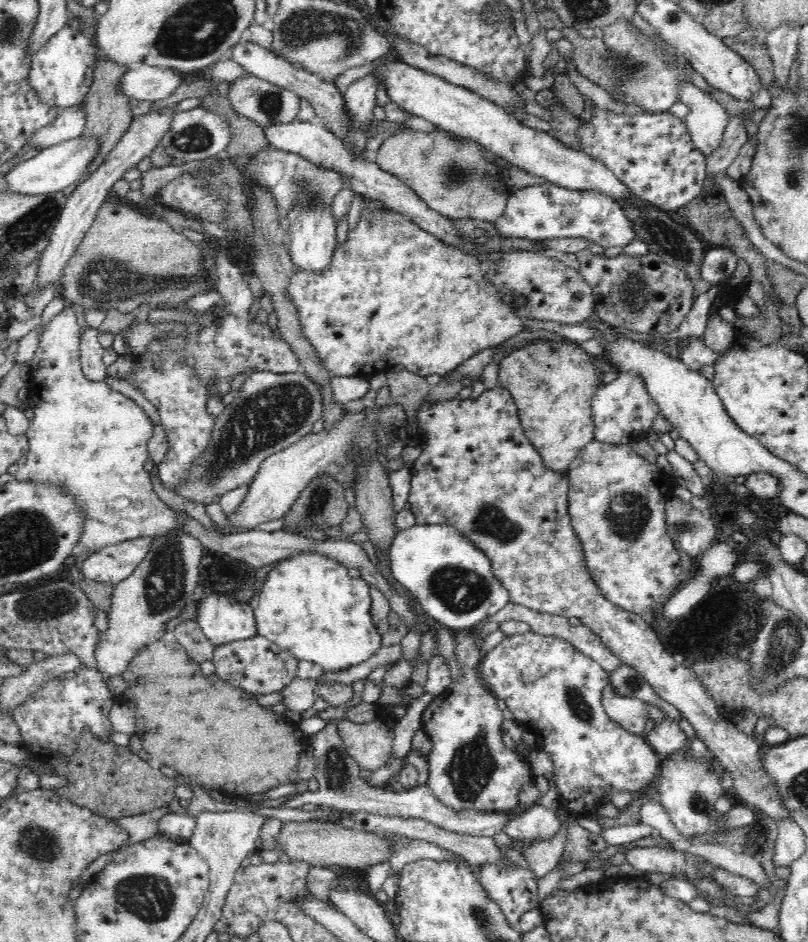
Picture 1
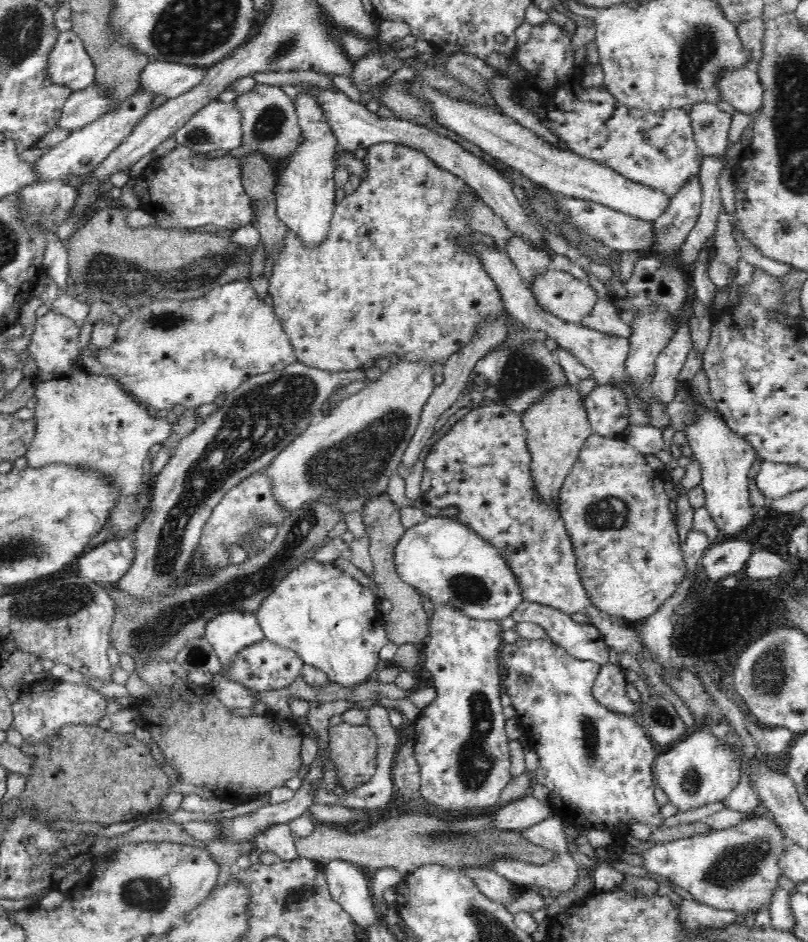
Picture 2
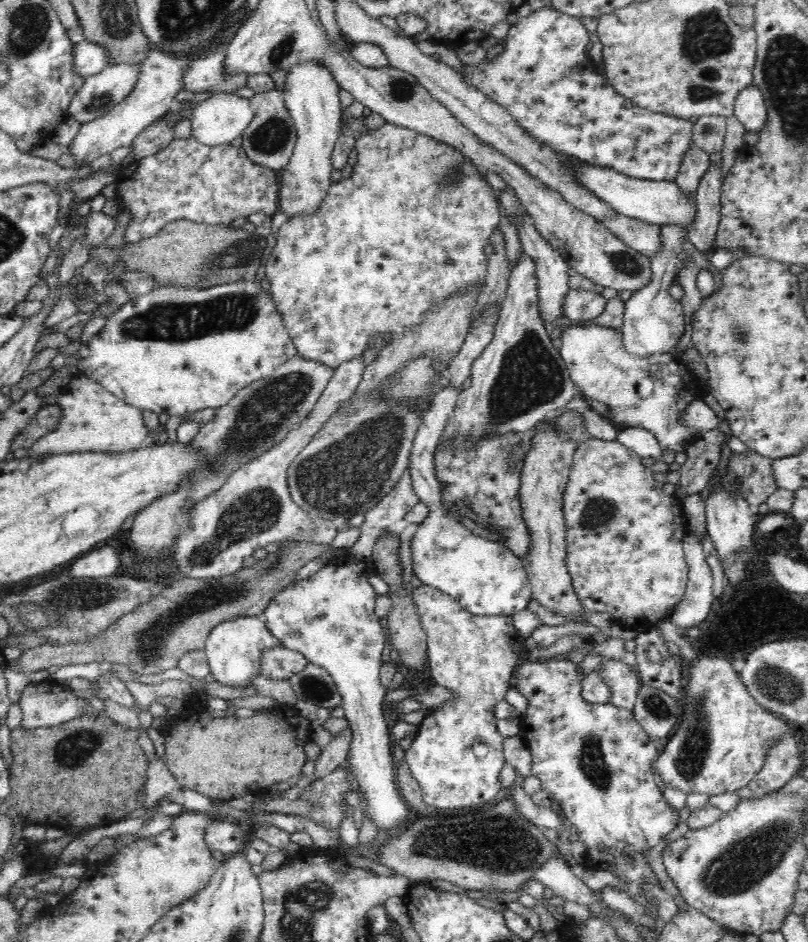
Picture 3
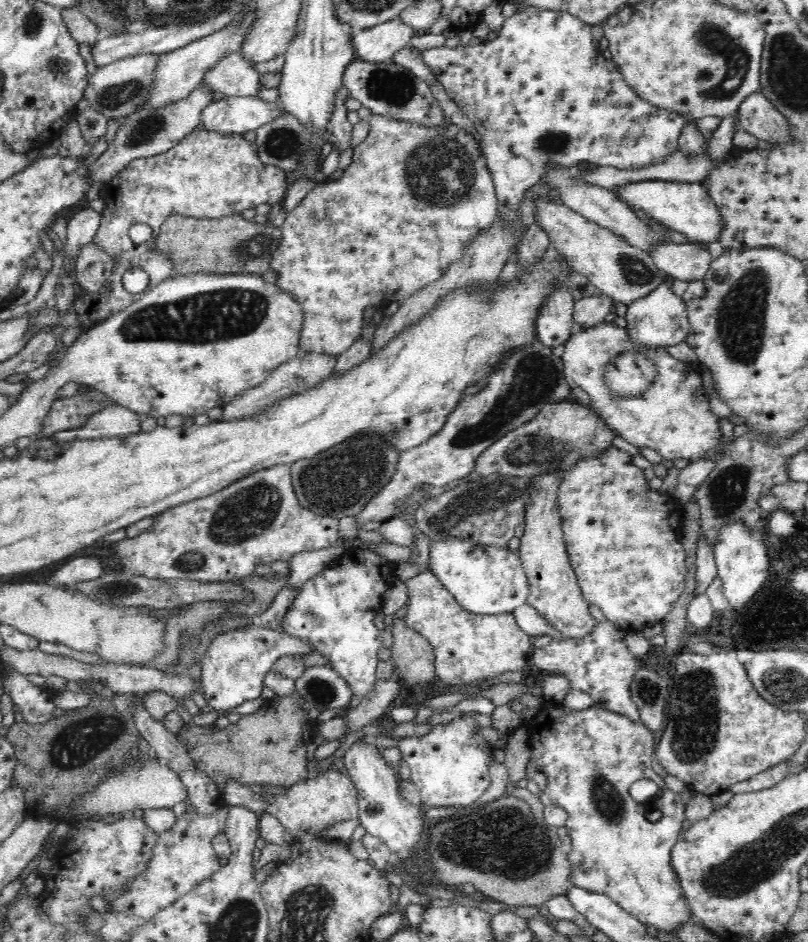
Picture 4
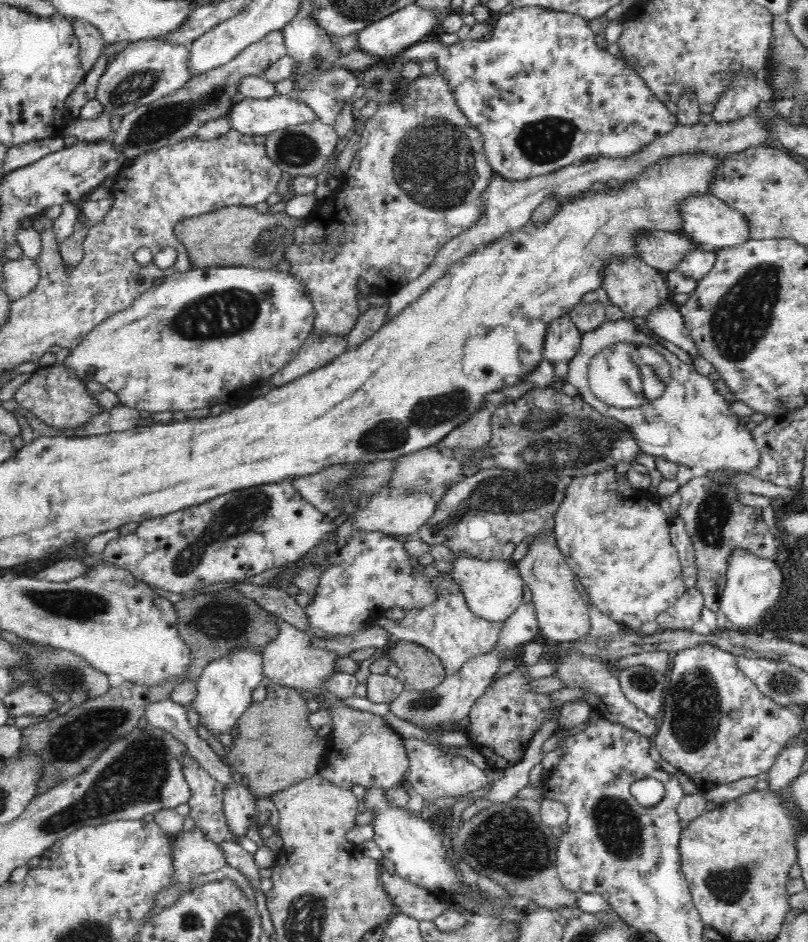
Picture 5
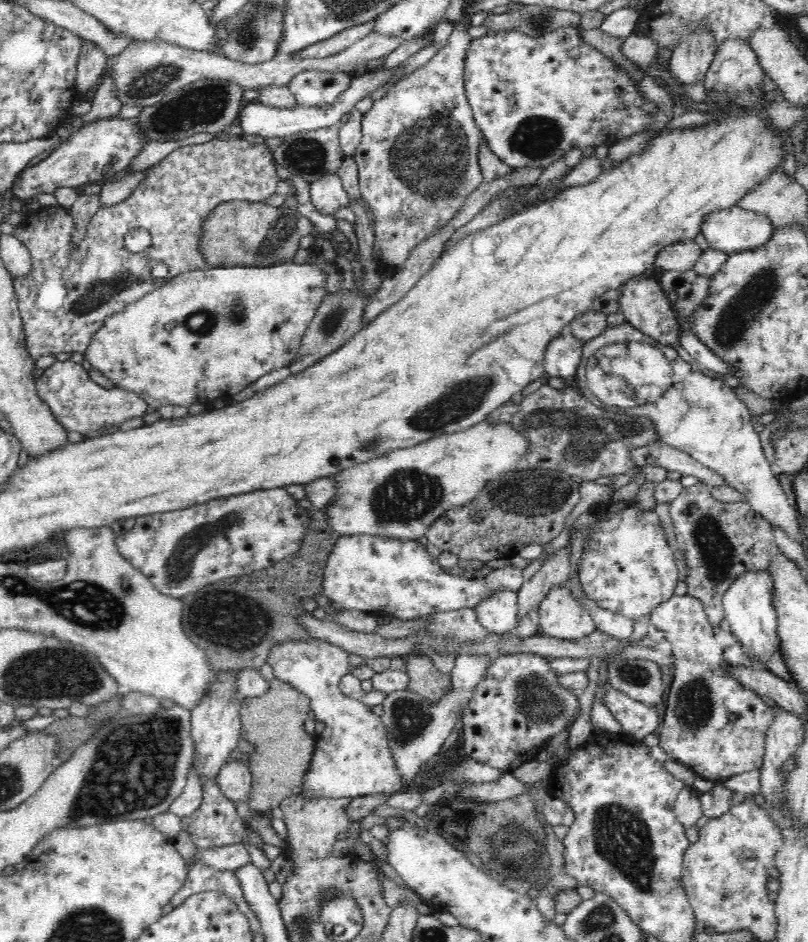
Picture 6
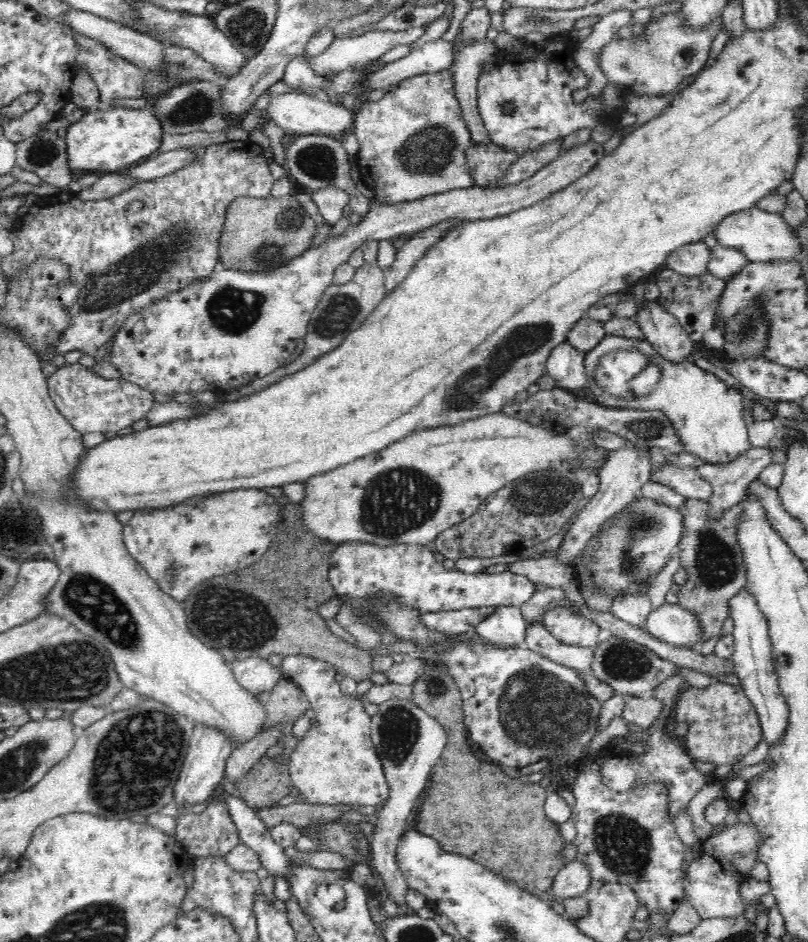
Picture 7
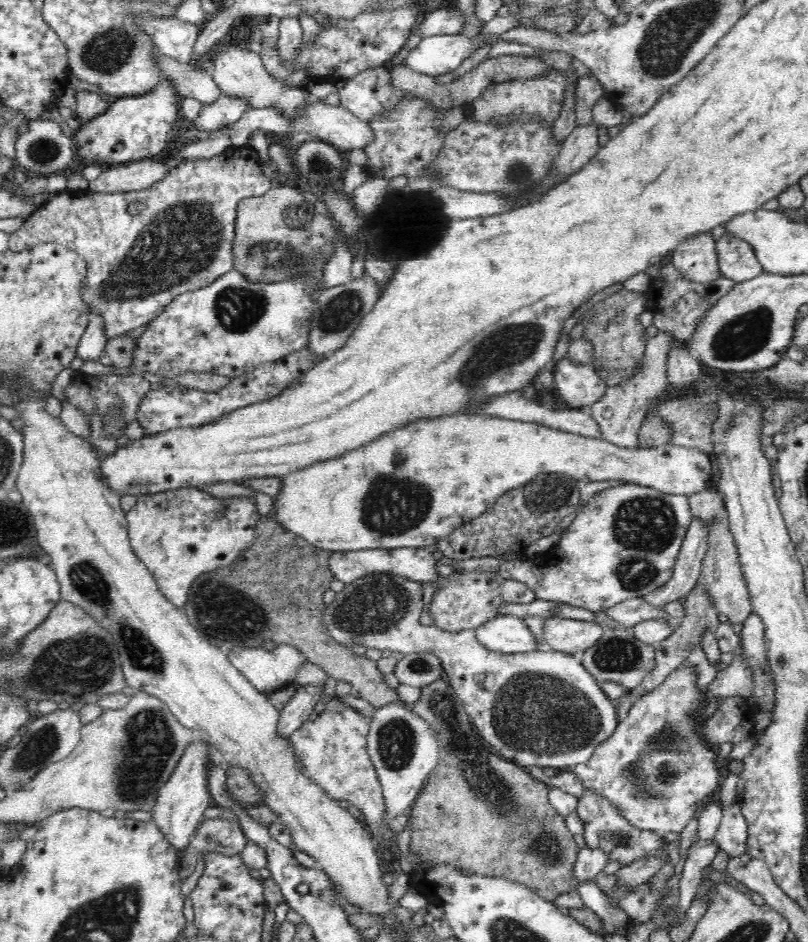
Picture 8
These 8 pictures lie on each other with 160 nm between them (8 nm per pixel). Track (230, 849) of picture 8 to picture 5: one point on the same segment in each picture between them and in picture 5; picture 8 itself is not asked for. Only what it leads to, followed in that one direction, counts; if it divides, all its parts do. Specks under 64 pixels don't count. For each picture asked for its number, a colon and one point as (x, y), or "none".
5: (206, 802)
6: (216, 822)
7: (211, 832)

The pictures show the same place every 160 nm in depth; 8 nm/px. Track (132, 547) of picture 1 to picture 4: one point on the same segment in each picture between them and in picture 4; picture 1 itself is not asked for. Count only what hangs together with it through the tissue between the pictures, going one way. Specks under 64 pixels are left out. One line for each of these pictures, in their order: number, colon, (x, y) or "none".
2: (108, 562)
3: (100, 562)
4: (78, 570)

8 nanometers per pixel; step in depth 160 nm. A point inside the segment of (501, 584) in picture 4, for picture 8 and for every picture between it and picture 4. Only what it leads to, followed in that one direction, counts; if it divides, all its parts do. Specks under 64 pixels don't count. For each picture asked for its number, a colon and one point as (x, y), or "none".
5: (493, 590)
6: (498, 614)
7: (506, 627)
8: (507, 634)

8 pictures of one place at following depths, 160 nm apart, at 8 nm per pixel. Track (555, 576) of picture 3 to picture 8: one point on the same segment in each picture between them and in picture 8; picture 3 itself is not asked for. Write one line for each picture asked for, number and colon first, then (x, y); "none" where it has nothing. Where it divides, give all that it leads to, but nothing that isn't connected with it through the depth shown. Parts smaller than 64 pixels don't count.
4: (554, 592)
5: (563, 616)
6: (560, 615)
7: (569, 628)
8: (563, 635)

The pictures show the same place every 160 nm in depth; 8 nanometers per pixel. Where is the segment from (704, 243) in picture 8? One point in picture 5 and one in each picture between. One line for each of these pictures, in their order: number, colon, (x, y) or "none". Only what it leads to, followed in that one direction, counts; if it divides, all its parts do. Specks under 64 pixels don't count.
5: (664, 251)
6: (681, 257)
7: (691, 260)

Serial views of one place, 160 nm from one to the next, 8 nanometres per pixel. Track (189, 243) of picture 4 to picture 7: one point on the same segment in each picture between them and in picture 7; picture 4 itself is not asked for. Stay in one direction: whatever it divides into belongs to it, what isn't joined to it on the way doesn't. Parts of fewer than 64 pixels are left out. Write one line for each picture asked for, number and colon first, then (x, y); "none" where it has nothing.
5: (234, 236)
6: (238, 233)
7: (261, 234)

